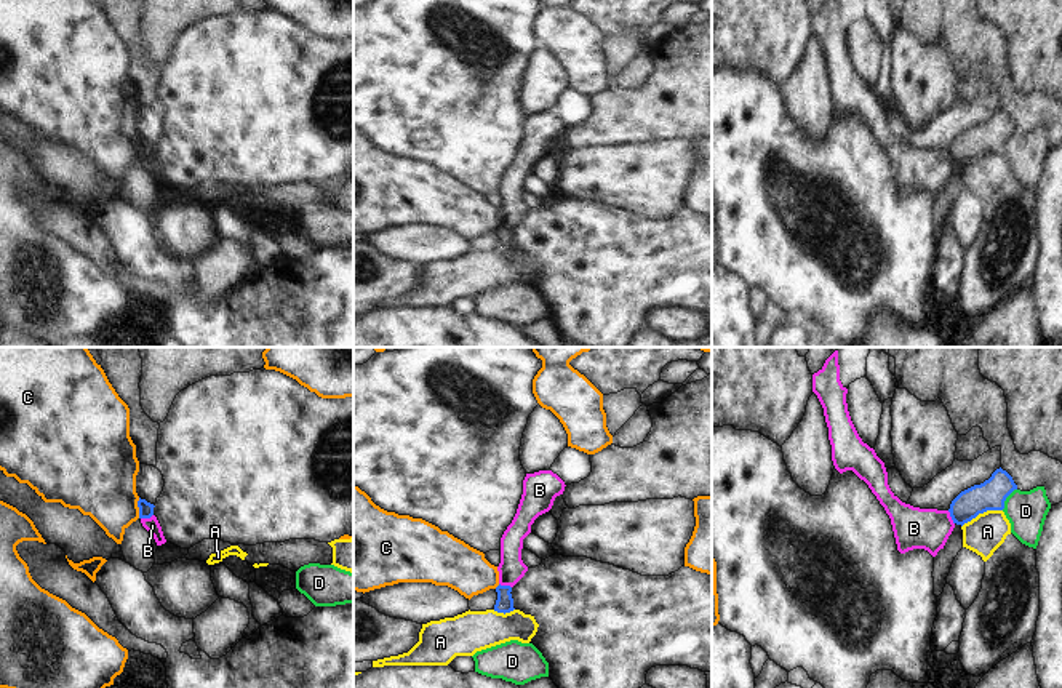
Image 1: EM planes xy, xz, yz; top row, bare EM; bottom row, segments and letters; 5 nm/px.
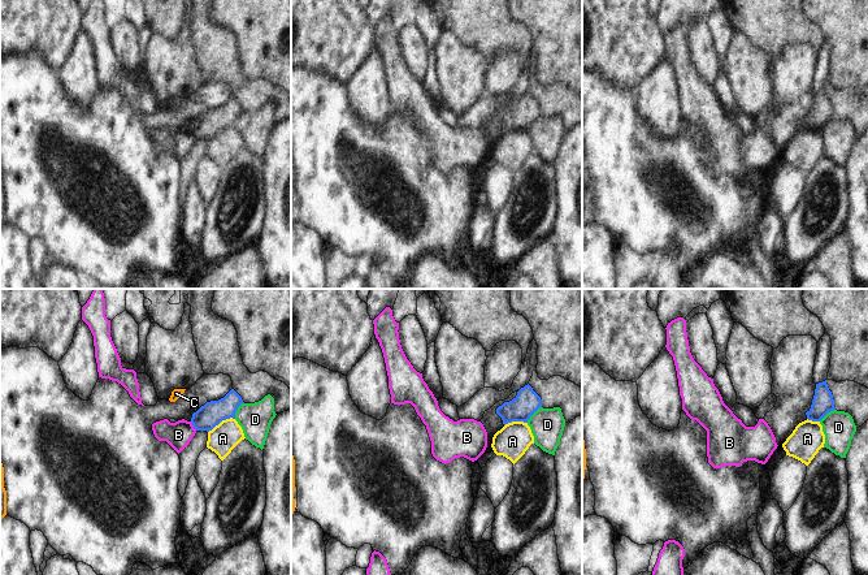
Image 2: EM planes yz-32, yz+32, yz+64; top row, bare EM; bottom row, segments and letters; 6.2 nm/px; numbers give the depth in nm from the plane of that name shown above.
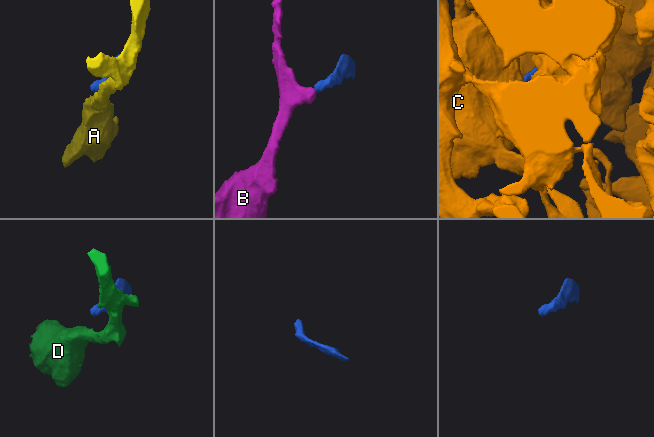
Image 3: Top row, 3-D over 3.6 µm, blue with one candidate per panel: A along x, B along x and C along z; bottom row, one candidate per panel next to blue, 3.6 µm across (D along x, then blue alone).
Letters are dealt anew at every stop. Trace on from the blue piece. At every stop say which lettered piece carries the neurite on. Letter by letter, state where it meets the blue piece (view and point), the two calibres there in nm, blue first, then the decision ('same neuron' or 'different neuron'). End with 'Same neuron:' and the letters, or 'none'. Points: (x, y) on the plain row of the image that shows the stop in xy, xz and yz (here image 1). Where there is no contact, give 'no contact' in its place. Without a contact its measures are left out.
A: contact yz (981, 154); calibres 150 and 190 nm; different neuron
B: contact yz (950, 157); calibres 150 and 200 nm; different neuron
C: contact xy (138, 148); calibres 80 and 380 nm; different neuron
D: contact yz (1005, 141); calibres 150 and 200 nm; different neuron
Same neuron: none

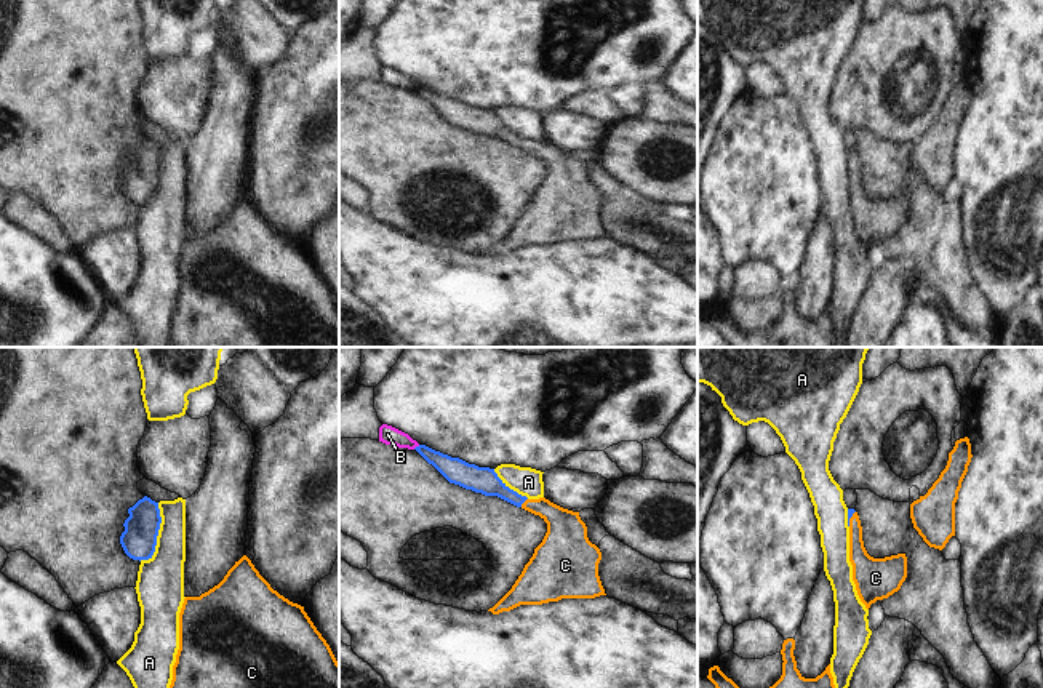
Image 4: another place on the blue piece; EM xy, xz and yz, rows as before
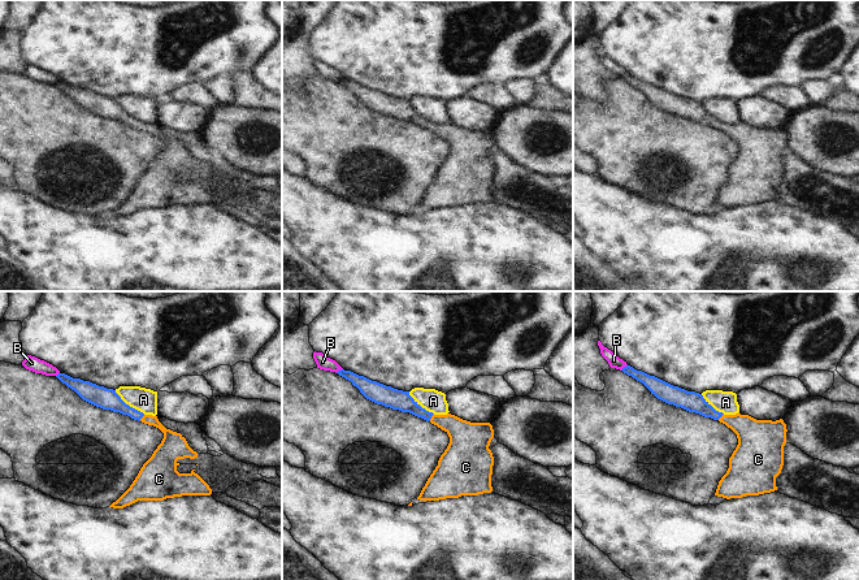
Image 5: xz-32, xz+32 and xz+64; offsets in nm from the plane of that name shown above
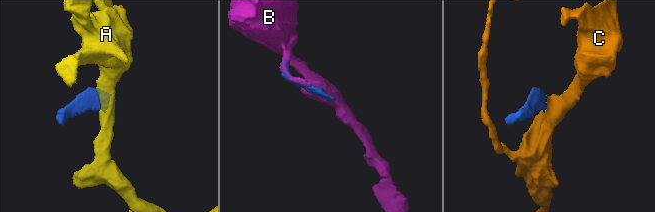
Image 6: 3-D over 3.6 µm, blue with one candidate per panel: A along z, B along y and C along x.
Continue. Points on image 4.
A: contact xy (157, 176); calibres 180 and 240 nm; different neuron
B: contact xz (416, 88); calibres 130 and 90 nm; different neuron
C: contact xz (523, 143); calibres 140 and 190 nm; same neuron
Same neuron: C

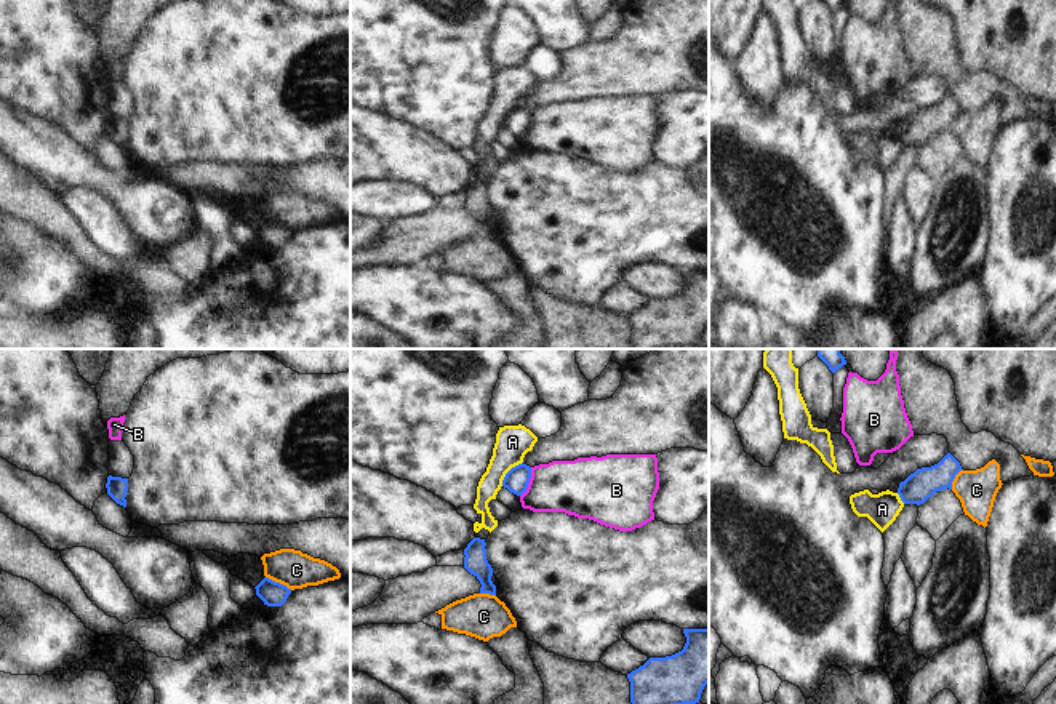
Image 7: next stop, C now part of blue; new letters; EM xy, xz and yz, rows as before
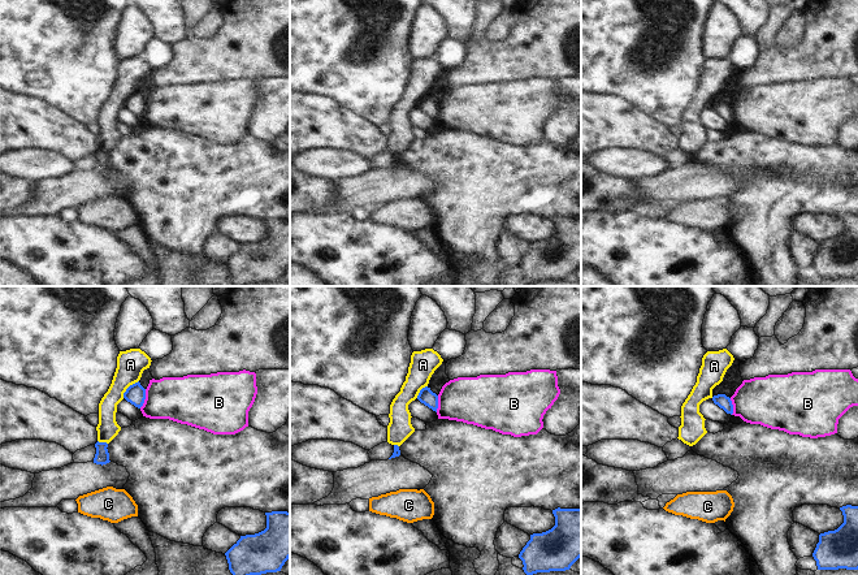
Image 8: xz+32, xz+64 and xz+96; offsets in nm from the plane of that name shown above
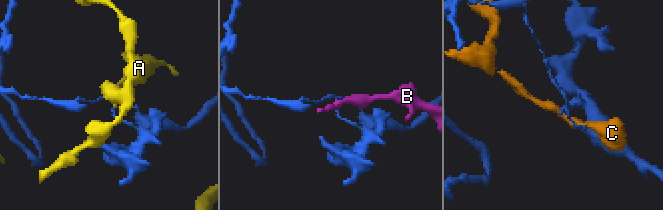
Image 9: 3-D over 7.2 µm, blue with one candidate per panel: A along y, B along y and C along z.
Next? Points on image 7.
A: contact xz (508, 114); calibres 120 and 180 nm; different neuron
B: contact xz (528, 124); calibres 120 and 280 nm; different neuron
C: contact xy (279, 224); calibres 130 and 190 nm; different neuron
Same neuron: none

